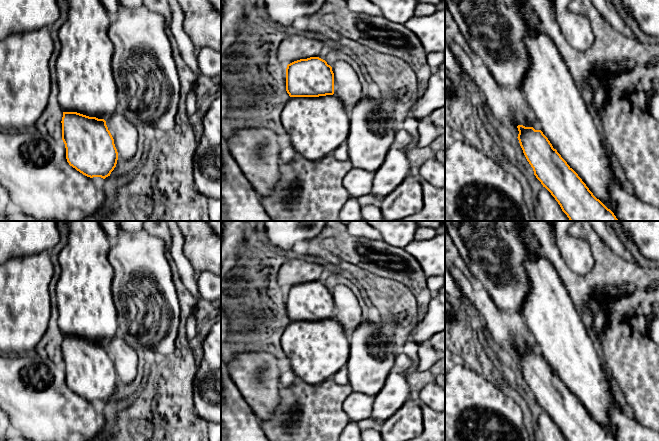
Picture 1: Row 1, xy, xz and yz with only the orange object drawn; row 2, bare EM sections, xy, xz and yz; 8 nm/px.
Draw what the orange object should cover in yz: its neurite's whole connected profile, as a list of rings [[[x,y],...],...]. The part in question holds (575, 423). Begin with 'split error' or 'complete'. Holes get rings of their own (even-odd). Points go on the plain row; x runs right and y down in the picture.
split error; [[[528,227],[521,231],[520,239],[531,253],[539,255],[536,260],[529,259],[523,264],[531,288],[523,301],[521,315],[540,350],[539,354],[523,349],[517,350],[519,355],[517,362],[523,377],[533,392],[536,402],[555,422],[567,441],[616,441],[613,436],[617,429],[612,424],[609,414],[613,409],[620,407],[605,375],[599,349],[563,281],[552,264],[540,253],[537,240]]]

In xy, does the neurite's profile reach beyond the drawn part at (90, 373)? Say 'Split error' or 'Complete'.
Split error

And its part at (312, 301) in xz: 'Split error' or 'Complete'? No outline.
Split error

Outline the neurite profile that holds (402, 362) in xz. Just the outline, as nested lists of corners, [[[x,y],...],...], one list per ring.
[[[398,351],[394,361],[394,370],[404,373],[412,365],[413,361],[406,354]]]

